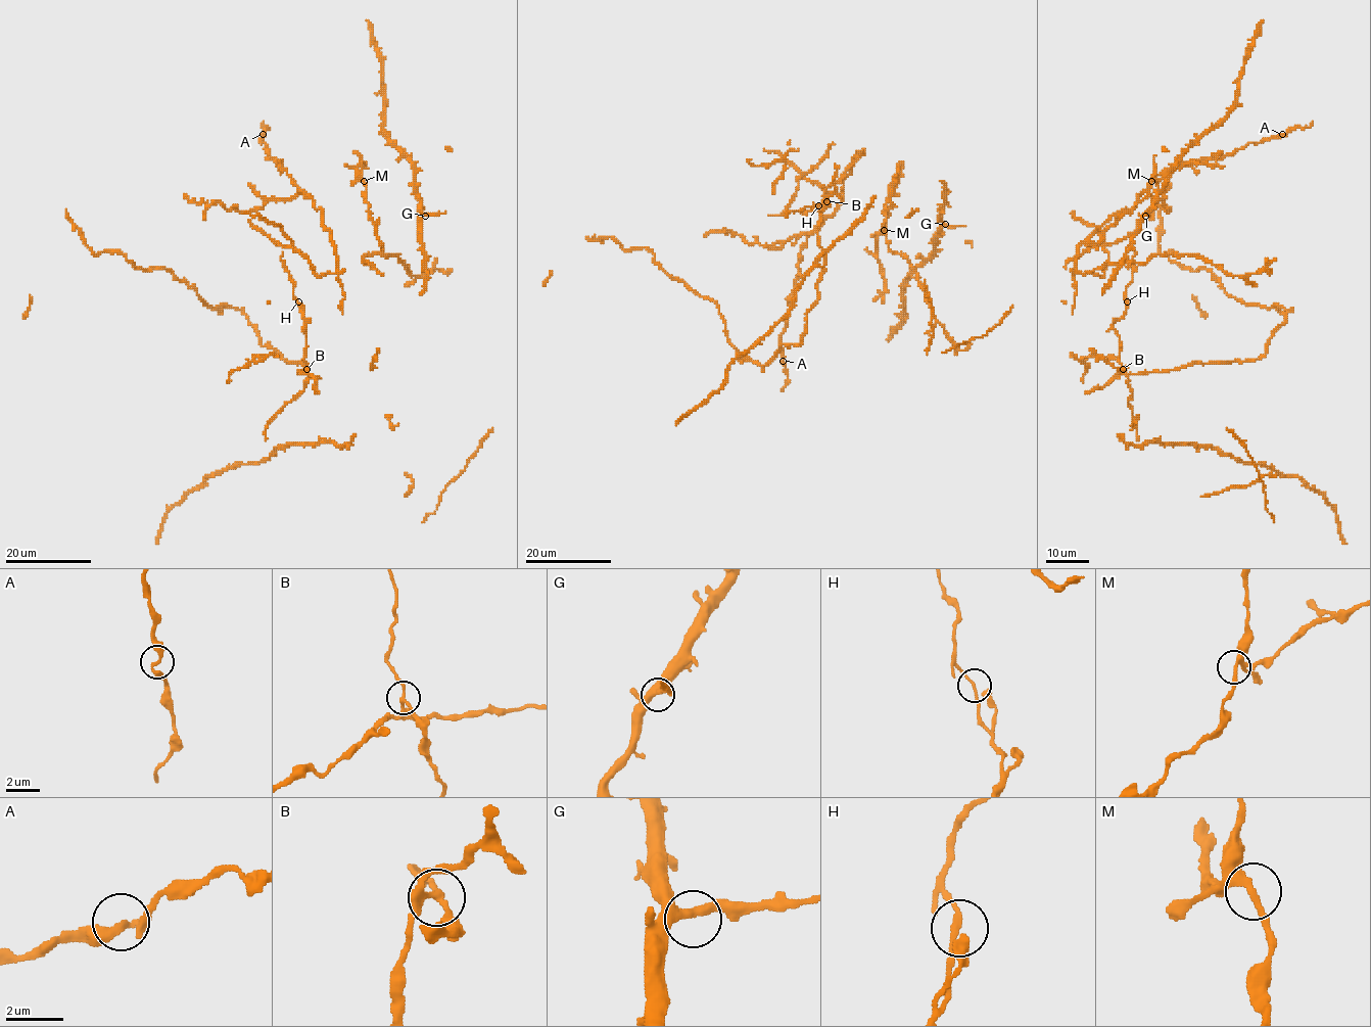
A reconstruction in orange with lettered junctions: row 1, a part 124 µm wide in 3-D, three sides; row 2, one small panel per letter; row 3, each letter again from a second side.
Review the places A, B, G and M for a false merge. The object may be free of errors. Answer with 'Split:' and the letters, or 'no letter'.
Split: B

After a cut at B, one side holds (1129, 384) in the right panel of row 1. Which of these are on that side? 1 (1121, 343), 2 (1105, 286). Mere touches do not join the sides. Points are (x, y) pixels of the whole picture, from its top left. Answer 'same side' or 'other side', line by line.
1: same side
2: other side

